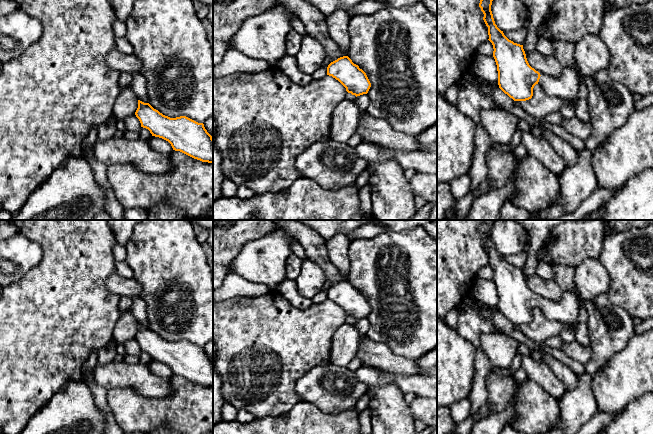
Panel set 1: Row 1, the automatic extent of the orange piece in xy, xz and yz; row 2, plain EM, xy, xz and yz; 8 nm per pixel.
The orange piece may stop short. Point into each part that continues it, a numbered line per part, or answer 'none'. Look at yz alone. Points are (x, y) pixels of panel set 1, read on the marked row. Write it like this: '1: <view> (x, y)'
1: yz (566, 86)

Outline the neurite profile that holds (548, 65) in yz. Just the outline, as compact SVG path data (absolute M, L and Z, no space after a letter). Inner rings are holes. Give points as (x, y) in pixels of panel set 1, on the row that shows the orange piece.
M538 51L526 54L529 65L540 73L552 78L558 78L562 74L563 67L553 55L543 55Z

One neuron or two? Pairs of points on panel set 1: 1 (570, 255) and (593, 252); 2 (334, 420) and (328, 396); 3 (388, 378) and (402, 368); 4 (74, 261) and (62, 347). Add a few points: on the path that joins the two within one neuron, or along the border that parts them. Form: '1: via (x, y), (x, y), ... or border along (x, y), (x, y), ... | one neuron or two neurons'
1: via (576, 252), (587, 252) | one neuron
2: border along (311, 403), (329, 412), (339, 412), (354, 407) | two neurons
3: border along (373, 366), (402, 375), (417, 375), (419, 373) | two neurons
4: via (69, 282), (62, 302), (62, 326) | one neuron

